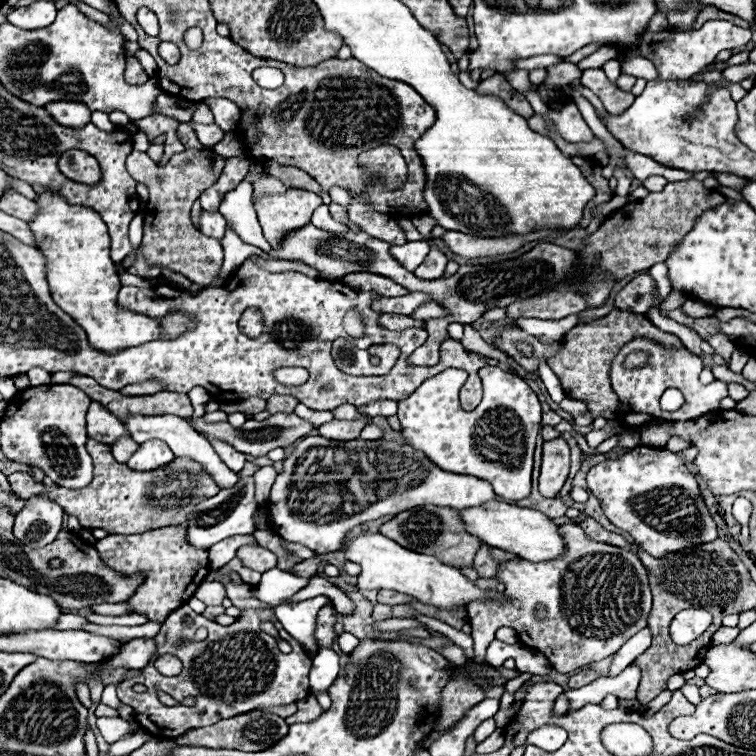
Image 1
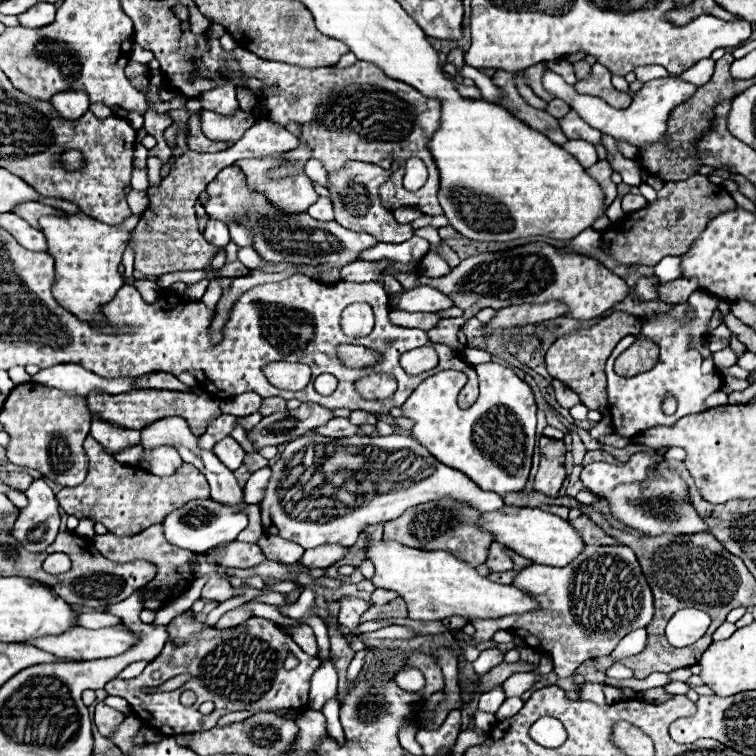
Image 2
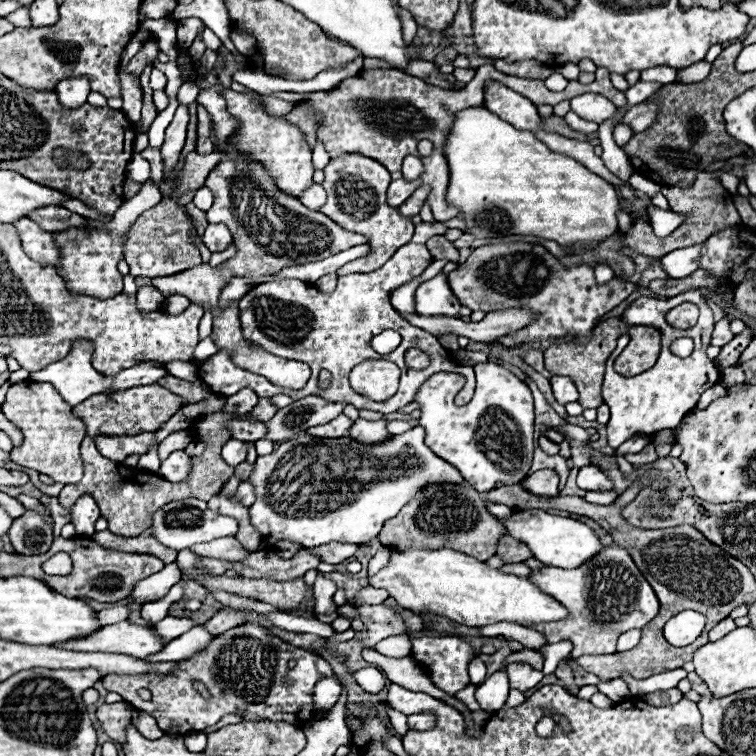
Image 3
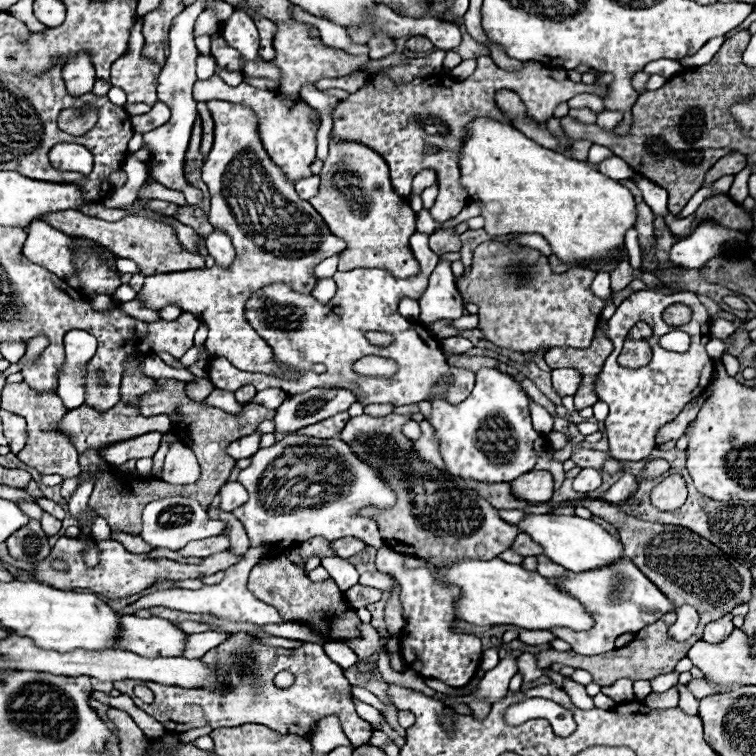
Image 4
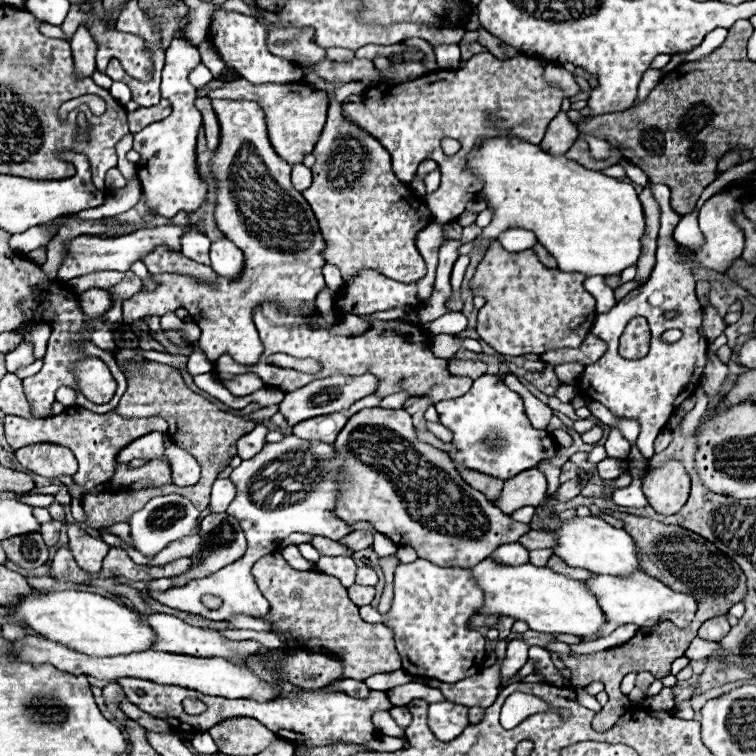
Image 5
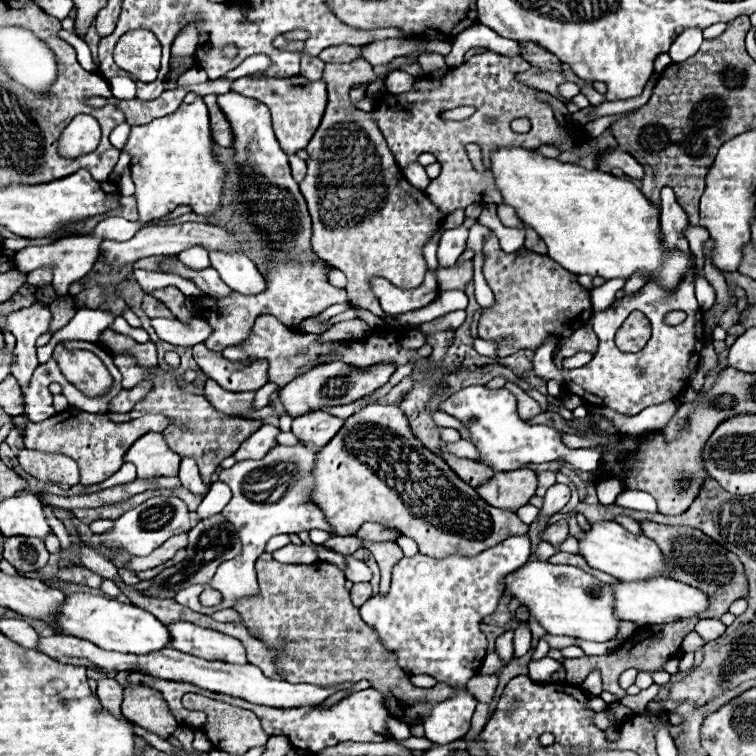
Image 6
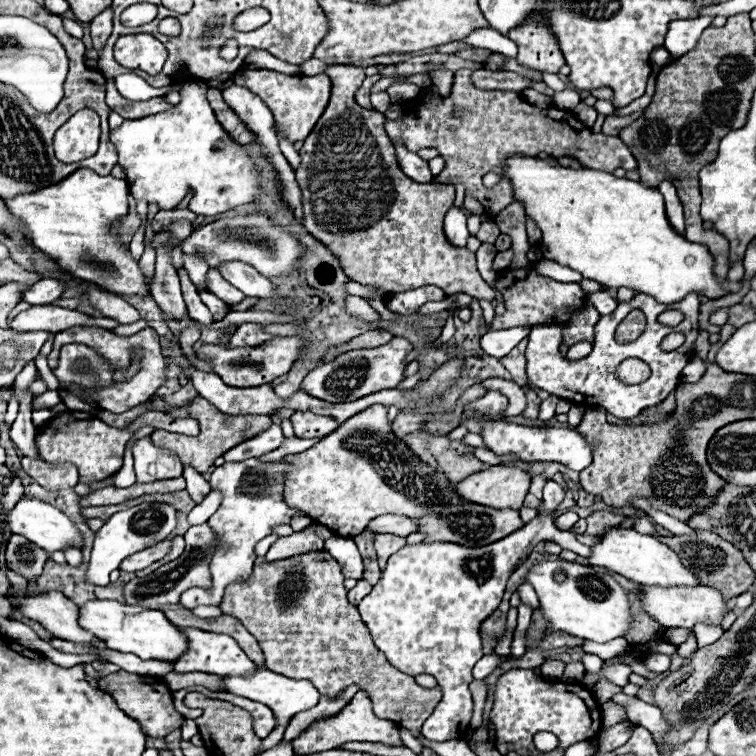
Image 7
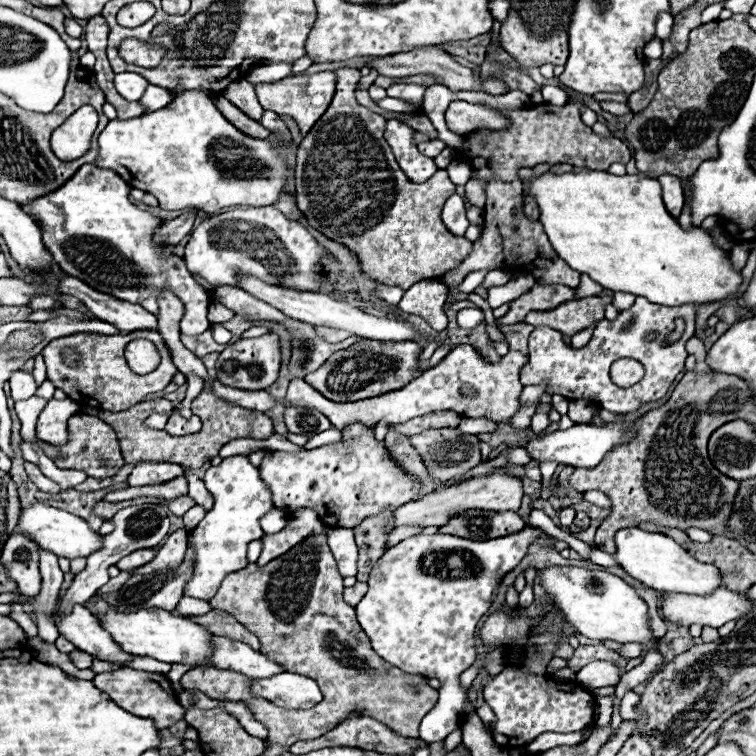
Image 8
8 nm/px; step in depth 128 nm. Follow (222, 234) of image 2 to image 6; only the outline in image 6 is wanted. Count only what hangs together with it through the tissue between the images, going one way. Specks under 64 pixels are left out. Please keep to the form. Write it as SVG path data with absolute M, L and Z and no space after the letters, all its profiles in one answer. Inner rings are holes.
M212 252L210 264L222 276L222 280L240 294L260 294L266 290L266 280L256 268L256 264L240 252Z

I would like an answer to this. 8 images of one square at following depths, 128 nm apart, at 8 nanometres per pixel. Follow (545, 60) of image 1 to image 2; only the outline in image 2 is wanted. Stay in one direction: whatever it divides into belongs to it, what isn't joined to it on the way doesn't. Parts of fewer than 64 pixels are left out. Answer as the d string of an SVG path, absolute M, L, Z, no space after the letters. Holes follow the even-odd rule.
M554 60L554 62L546 62L546 66L550 66L556 74L562 74L568 84L574 84L576 82L572 62L568 62L568 60Z

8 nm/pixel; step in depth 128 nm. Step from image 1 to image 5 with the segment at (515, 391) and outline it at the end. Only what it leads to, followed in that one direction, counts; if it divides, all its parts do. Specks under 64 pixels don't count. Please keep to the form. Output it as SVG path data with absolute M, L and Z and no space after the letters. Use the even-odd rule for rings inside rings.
M484 374L474 380L472 388L464 396L440 401L434 406L440 416L440 424L454 432L452 442L458 450L450 458L472 470L508 480L536 466L540 460L550 460L556 456L558 446L552 440L552 434L532 428L524 414L522 398L506 388L500 376Z

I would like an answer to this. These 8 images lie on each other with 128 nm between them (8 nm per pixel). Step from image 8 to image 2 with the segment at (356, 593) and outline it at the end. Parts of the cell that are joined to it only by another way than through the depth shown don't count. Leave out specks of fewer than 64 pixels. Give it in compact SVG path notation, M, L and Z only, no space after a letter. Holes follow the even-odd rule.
M376 588L376 590L372 592L372 596L370 596L370 602L376 604L376 606L380 606L380 604L386 604L386 602L390 602L390 600L394 600L394 598L398 598L396 592L388 592L388 590L384 590L384 588Z

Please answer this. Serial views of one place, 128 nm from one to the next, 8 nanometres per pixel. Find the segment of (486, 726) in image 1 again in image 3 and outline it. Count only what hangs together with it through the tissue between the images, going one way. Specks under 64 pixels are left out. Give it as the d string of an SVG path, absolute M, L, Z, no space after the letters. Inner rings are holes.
M466 686L466 688L462 688L460 692L456 692L454 694L454 698L458 698L460 702L464 702L470 710L476 710L476 708L480 708L478 704L476 704L476 700L474 700L474 690L476 690L476 686Z

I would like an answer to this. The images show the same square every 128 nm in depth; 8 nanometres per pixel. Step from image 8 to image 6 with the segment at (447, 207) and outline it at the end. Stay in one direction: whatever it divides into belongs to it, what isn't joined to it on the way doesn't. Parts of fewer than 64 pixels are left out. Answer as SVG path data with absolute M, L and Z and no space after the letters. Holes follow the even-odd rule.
M464 226L446 228L438 242L438 262L444 266L454 264L466 250L466 240L468 240L468 228Z

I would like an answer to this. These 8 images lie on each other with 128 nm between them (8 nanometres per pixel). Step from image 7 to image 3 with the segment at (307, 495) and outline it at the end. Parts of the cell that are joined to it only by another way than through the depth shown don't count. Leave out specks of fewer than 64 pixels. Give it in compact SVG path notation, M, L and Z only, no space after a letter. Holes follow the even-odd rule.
M358 418L350 430L348 436L352 436L352 440L360 442L360 444L380 444L392 438L392 434L386 430L388 420L378 420L378 422L370 422L370 420L362 420ZM428 484L424 492L416 494L380 532L380 542L394 550L438 550L452 548L470 554L478 560L488 560L496 554L498 540L506 534L504 524L494 518L482 496L468 486L468 490L452 490L452 484Z

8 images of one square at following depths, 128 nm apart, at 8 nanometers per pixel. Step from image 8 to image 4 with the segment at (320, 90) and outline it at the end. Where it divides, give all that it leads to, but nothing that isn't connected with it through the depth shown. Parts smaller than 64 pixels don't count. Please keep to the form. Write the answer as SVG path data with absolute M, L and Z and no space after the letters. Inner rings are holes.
M212 76L208 80L198 80L194 84L194 100L208 102L208 100L228 100L234 104L248 104L260 116L260 138L268 152L268 156L284 168L288 180L296 182L298 176L310 176L310 164L316 158L316 132L318 124L314 124L312 108L298 96L284 98L278 90L262 90L254 88L246 82L240 86L228 86L220 76Z

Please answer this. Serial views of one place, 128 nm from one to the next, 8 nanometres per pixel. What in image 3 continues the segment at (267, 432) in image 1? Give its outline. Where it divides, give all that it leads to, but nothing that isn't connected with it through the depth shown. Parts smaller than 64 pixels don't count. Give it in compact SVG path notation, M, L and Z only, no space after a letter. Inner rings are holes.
M306 396L300 400L294 400L290 406L280 408L272 420L266 422L268 434L272 442L284 442L292 436L316 426L326 424L332 420L332 416L338 416L344 410L346 402L328 402L320 396Z

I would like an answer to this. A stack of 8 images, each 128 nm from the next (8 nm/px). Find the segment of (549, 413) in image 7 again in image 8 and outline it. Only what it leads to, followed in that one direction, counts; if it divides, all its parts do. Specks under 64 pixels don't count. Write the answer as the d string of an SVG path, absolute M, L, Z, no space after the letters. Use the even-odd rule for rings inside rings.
M541 403L536 411L536 414L533 416L530 428L536 433L540 434L543 432L549 425L550 420L548 416L548 412L552 409L551 404Z

